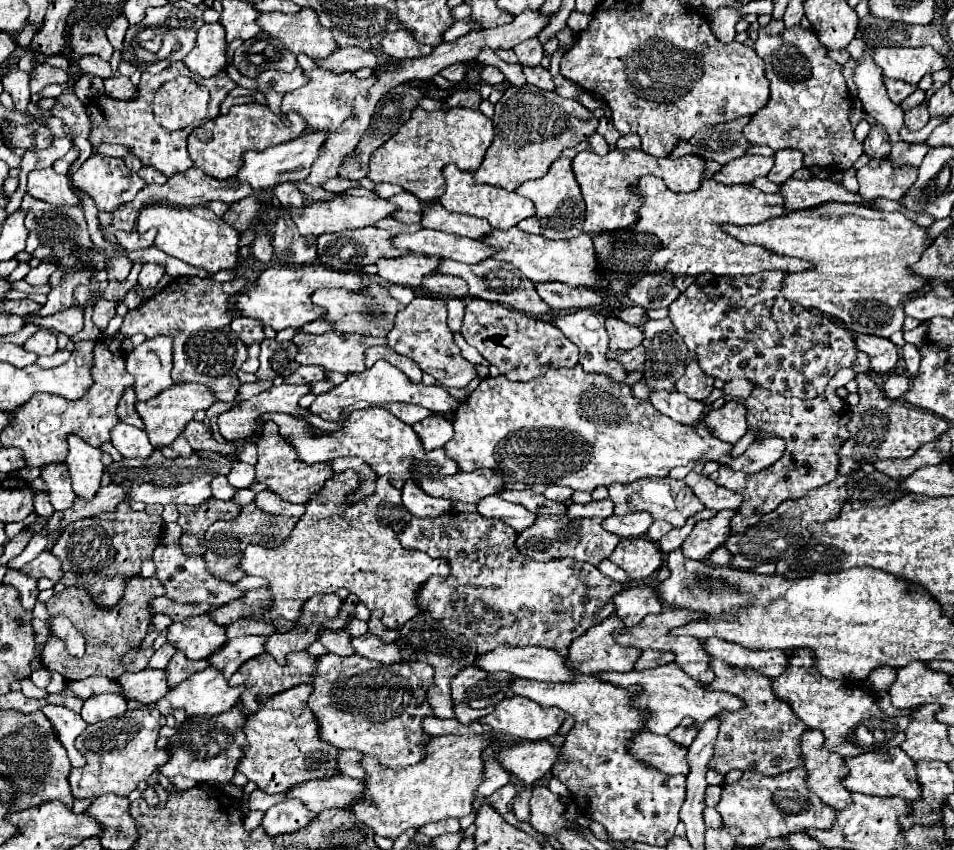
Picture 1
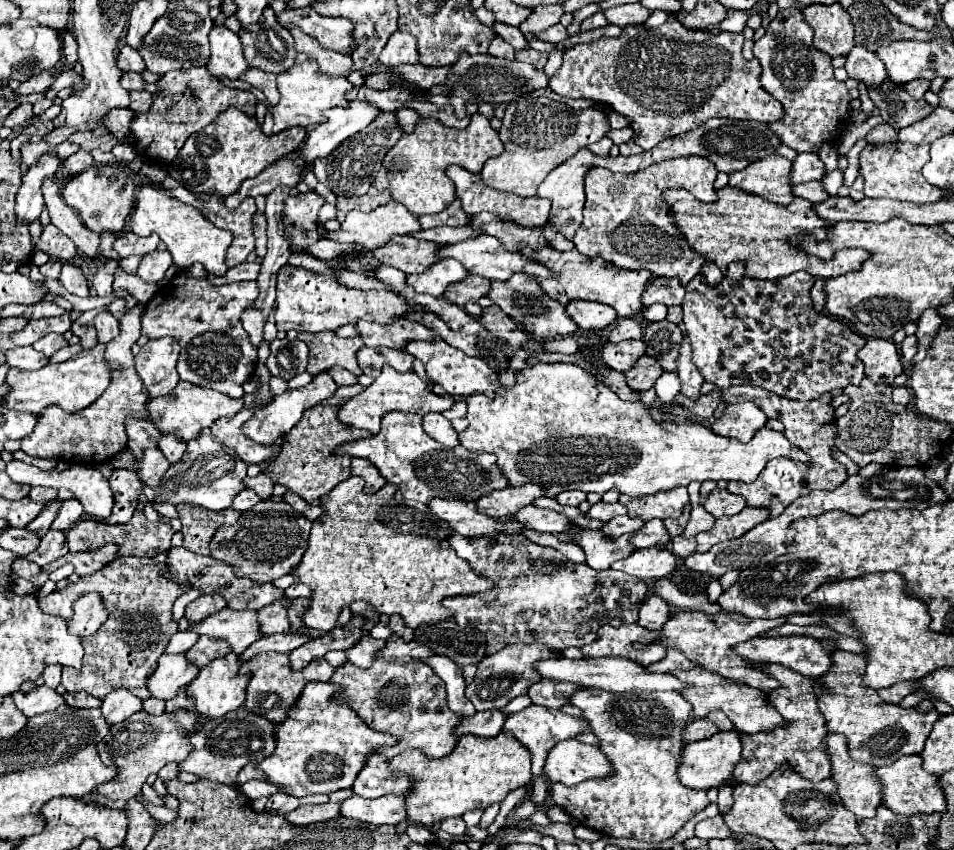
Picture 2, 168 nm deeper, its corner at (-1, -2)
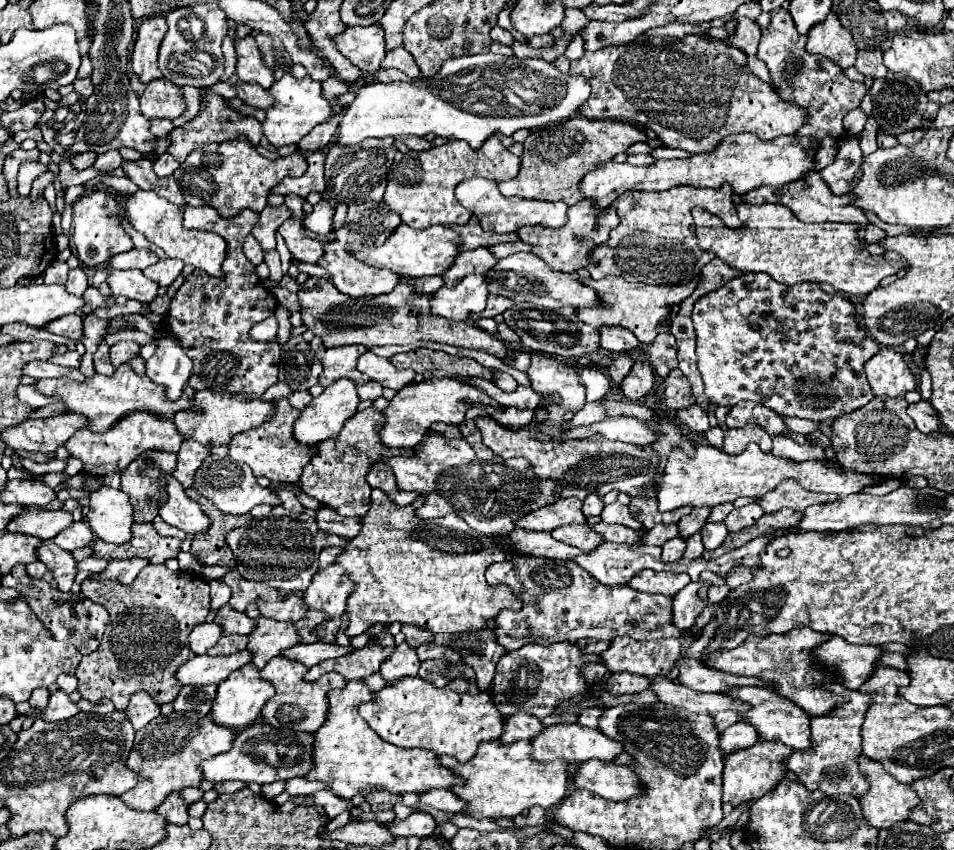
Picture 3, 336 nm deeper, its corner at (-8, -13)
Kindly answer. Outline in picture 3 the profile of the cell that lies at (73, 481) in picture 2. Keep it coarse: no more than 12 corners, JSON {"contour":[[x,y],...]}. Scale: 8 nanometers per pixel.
{"contour":[[111,486],[89,492],[89,526],[105,542],[127,542],[133,508]]}

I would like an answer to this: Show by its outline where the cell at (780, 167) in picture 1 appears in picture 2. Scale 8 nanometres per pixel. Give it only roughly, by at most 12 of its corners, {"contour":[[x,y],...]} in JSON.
{"contour":[[800,153],[794,159],[792,181],[820,181],[826,175],[816,153]]}

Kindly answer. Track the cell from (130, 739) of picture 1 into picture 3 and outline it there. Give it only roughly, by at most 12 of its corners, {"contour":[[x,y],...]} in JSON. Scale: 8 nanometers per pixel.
{"contour":[[197,712],[135,732],[121,794],[153,810],[197,786],[201,760],[231,750],[233,732]]}

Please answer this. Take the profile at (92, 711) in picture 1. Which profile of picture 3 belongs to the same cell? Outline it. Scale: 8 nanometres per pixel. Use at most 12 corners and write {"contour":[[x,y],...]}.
{"contour":[[137,692],[125,708],[135,730],[159,716],[147,692]]}

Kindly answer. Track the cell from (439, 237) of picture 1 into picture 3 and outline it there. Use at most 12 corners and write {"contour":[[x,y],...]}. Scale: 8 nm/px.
{"contour":[[529,252],[501,258],[489,292],[541,308],[595,308],[597,294]]}

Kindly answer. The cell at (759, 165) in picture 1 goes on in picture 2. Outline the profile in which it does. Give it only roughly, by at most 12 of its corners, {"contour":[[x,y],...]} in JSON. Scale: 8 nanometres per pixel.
{"contour":[[770,155],[728,185],[778,205],[794,199],[792,161]]}

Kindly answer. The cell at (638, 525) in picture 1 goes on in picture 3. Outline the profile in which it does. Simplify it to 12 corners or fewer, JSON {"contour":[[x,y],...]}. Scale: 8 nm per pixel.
{"contour":[[671,538],[663,544],[663,560],[675,562],[685,552],[685,540]]}

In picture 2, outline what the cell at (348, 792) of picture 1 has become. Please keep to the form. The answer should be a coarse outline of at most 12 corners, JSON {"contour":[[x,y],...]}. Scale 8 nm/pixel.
{"contour":[[406,797],[342,803],[342,815],[372,825],[406,819]]}

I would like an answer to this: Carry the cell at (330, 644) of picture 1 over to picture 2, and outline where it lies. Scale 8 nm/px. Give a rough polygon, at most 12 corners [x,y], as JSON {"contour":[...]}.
{"contour":[[372,635],[362,637],[354,649],[348,649],[350,663],[368,669],[376,661],[386,641]]}

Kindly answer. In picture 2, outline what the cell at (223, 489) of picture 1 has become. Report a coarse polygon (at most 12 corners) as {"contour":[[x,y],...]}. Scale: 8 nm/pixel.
{"contour":[[252,489],[234,497],[234,509],[246,511],[260,501]]}

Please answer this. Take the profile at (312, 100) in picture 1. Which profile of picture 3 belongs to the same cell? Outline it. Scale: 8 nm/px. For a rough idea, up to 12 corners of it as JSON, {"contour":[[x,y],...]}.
{"contour":[[285,74],[269,90],[263,134],[297,144],[333,116],[321,82]]}

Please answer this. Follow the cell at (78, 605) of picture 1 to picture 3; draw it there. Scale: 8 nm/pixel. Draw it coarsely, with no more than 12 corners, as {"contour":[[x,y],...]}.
{"contour":[[149,564],[129,586],[85,580],[111,614],[83,656],[81,698],[123,710],[181,690],[205,578]]}

